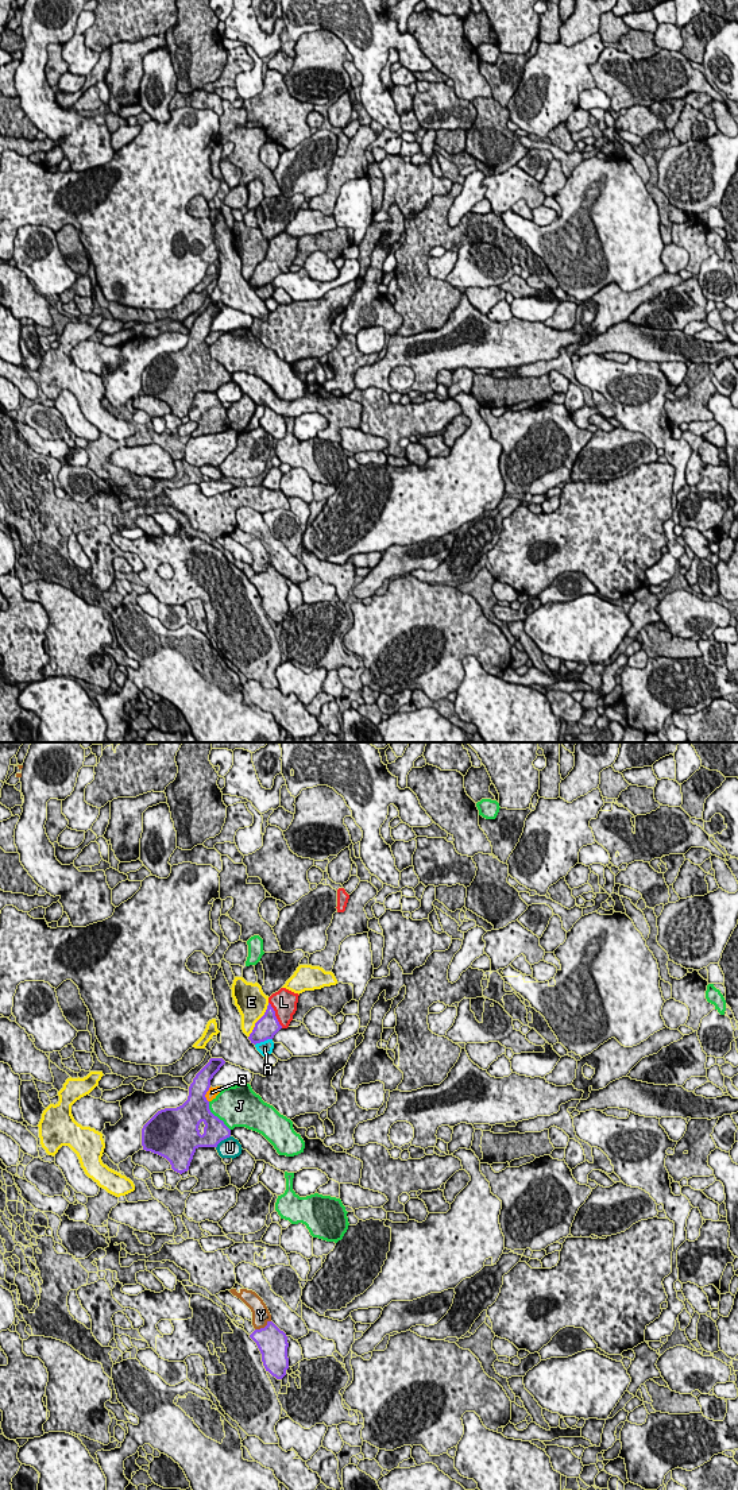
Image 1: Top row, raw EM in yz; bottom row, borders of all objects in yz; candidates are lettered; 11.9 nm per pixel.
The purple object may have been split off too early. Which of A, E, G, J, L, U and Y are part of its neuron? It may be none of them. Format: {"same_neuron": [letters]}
{"same_neuron": ["L"]}

